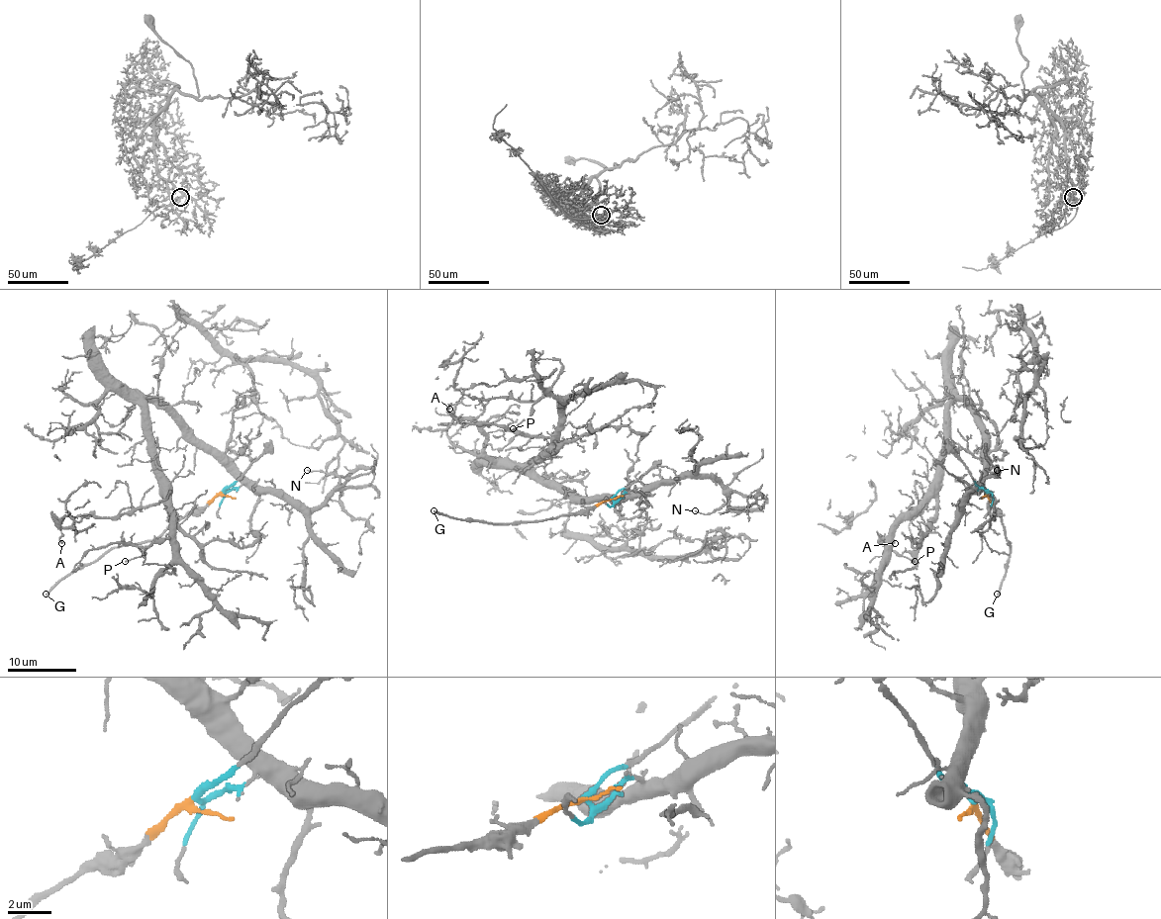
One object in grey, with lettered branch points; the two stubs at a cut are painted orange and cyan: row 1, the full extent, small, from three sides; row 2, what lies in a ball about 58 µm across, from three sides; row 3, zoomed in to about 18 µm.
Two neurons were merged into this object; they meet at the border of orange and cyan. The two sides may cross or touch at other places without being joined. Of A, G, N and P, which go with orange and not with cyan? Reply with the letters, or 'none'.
G

